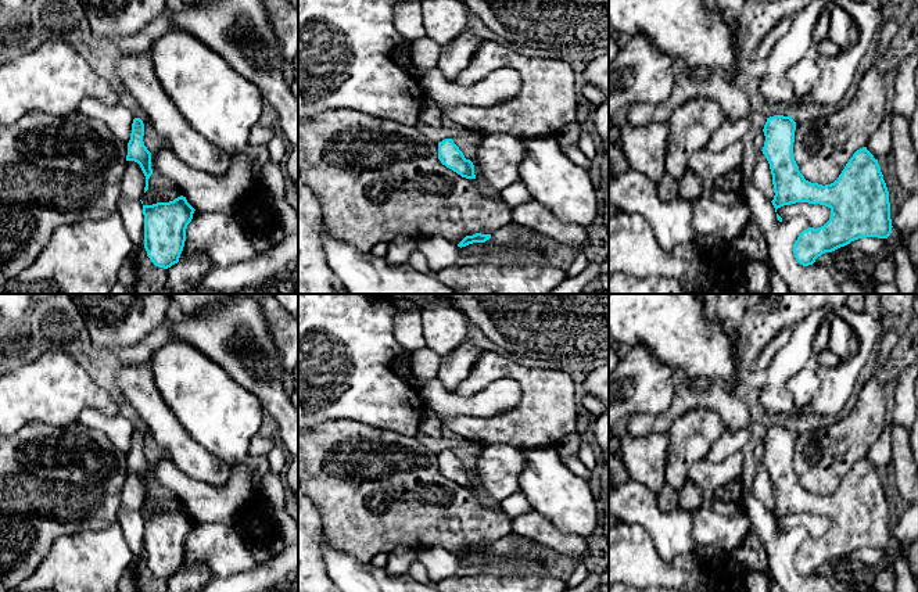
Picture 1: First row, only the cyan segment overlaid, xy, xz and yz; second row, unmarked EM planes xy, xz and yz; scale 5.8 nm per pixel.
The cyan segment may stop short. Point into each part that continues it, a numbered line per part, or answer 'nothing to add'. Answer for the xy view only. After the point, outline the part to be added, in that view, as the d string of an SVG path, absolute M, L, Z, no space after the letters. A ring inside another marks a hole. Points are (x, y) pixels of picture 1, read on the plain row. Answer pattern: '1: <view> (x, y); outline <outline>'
nothing to add

